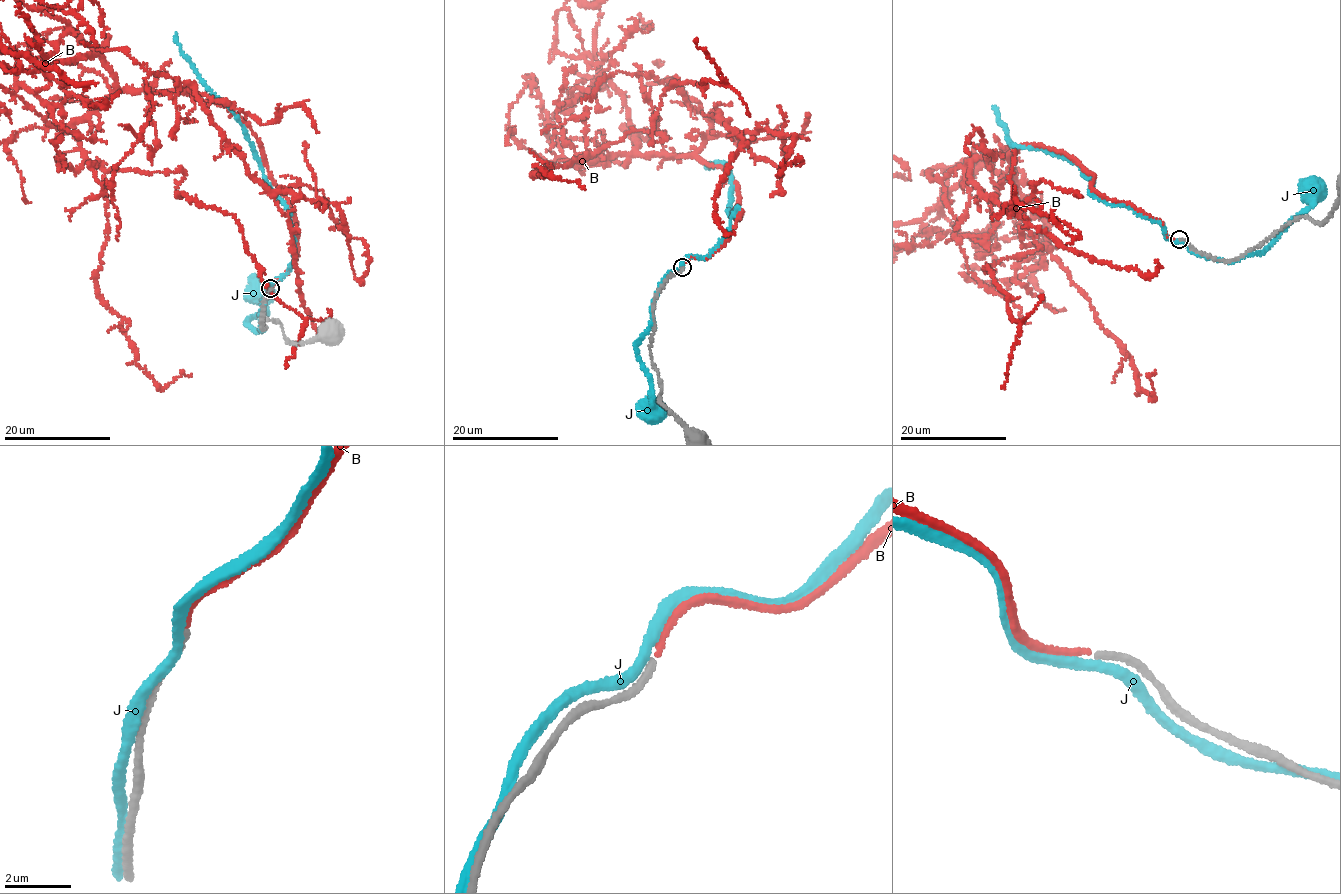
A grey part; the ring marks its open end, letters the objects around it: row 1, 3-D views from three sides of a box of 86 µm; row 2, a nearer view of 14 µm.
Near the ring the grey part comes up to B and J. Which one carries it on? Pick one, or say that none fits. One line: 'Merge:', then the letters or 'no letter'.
Merge: B

